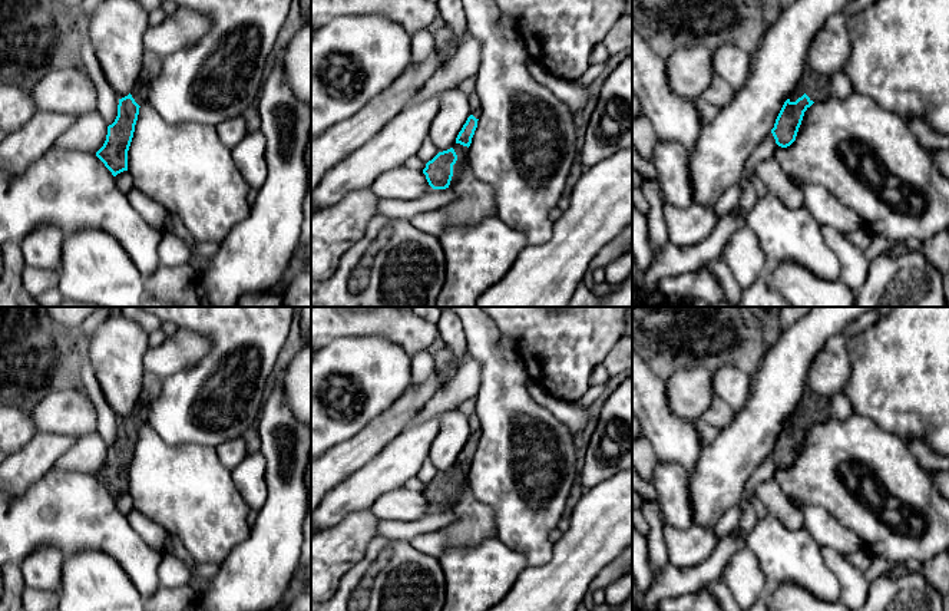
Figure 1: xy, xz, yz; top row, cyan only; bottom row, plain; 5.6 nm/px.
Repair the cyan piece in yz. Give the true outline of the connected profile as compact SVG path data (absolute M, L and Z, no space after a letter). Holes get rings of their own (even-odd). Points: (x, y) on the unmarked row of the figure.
M806 387L798 410L784 423L771 455L781 469L790 468L797 458L804 433L817 422L831 416L830 399Z

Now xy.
M145 373L138 404L128 417L119 420L118 437L108 447L106 462L96 473L96 478L113 498L128 492L128 472L133 459L139 429L148 423L151 406L162 393L162 382L152 373Z

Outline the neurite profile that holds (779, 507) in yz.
M777 479L757 485L755 496L766 505L768 516L780 521L786 528L791 531L804 528L801 511L788 501Z

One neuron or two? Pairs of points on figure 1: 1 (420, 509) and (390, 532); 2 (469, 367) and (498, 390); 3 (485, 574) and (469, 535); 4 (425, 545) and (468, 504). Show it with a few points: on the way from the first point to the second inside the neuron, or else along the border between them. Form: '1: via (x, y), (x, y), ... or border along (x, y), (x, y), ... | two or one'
1: border along (433, 511), (412, 521), (379, 519) | two
2: border along (470, 357), (480, 365), (480, 386), (476, 398) | two
3: border along (495, 537), (468, 545), (449, 545), (440, 555) | two
4: via (439, 540), (447, 537), (466, 518) | one

